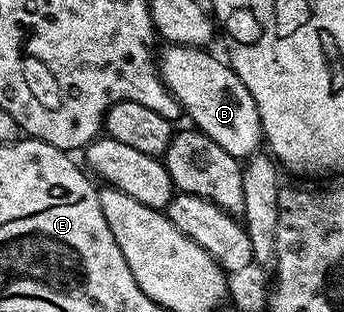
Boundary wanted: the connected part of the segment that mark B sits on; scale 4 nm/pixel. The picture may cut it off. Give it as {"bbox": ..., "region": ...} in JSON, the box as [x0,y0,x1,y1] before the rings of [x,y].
{"bbox":[158,45,264,159],"region":[[[168,45],[158,53],[158,68],[164,85],[174,95],[181,110],[191,124],[201,129],[218,147],[230,151],[230,155],[247,159],[262,145],[264,129],[260,126],[258,107],[254,95],[246,91],[246,83],[238,79],[227,60],[208,53],[207,48],[195,45]]]}

